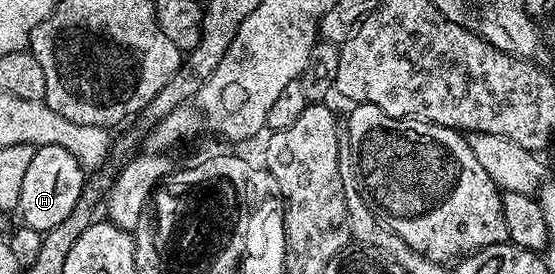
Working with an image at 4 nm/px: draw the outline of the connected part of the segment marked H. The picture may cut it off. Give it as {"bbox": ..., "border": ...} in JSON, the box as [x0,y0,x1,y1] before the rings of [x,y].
{"bbox":[18,144,86,234],"border":[[[47,144],[41,148],[36,148],[34,158],[30,161],[30,166],[26,169],[24,181],[22,181],[22,198],[18,215],[21,216],[23,227],[33,228],[41,234],[48,232],[58,222],[66,219],[66,214],[74,210],[78,198],[84,189],[86,170],[62,146]]]}

